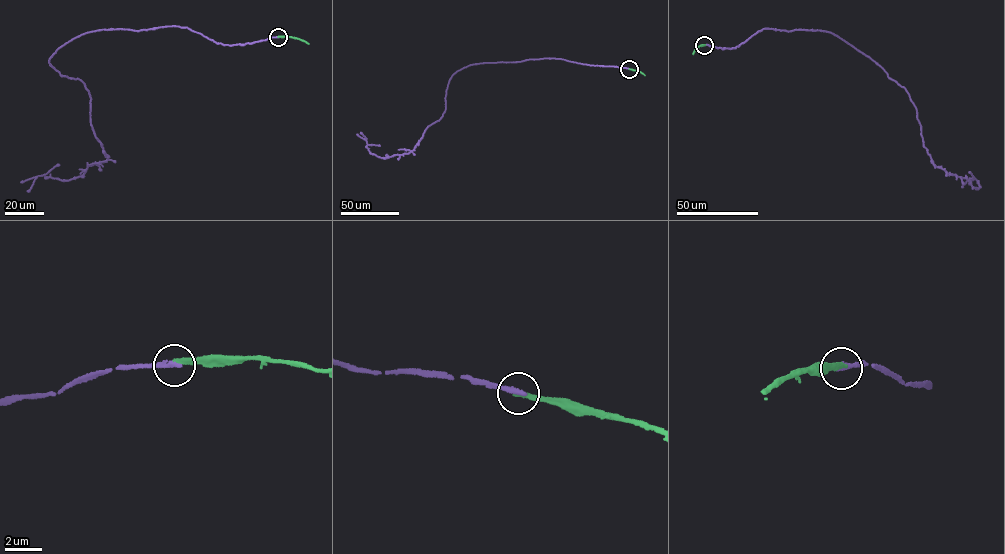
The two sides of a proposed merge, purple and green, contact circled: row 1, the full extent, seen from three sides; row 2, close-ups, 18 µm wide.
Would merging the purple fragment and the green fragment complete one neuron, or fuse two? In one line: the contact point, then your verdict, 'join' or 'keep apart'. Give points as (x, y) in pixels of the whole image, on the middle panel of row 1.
at (629, 69); keep apart

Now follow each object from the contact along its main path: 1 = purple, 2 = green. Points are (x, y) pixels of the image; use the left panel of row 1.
1: (278, 37), (225, 45), (173, 25), (72, 39), (49, 62), (84, 84), (107, 159), (27, 191)
2: (278, 37), (297, 38), (308, 43)

